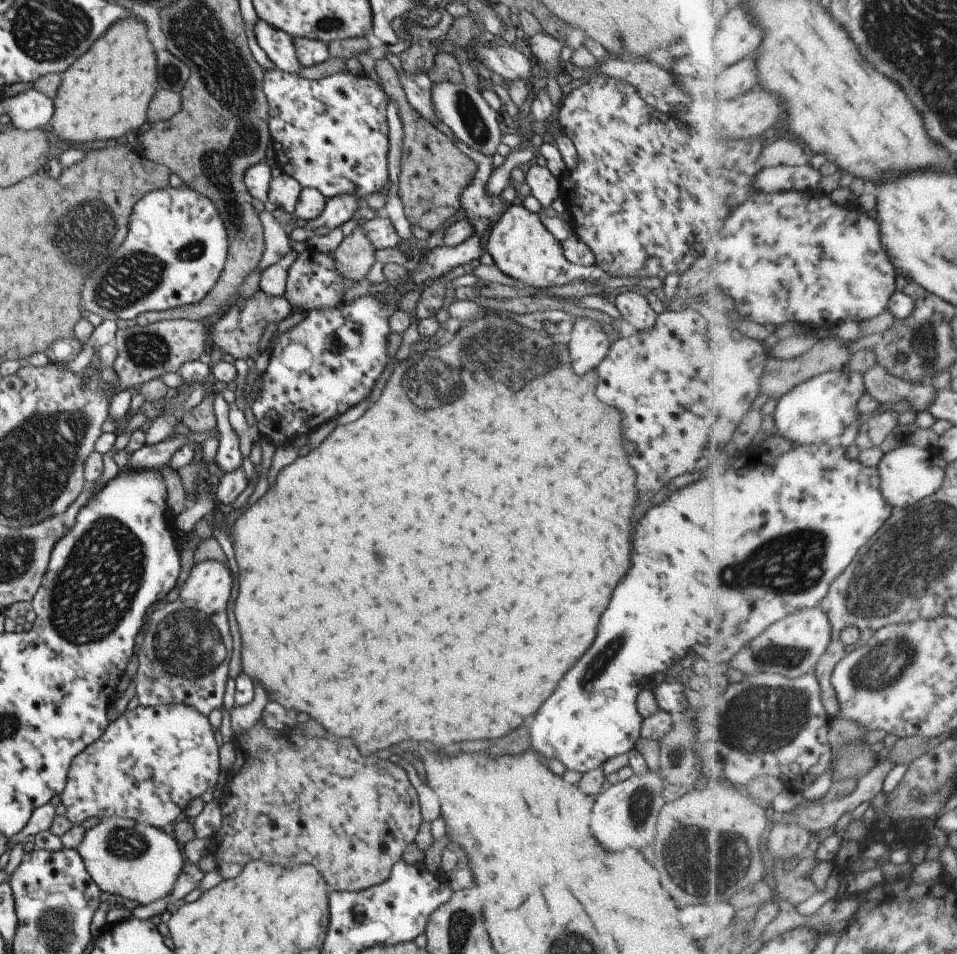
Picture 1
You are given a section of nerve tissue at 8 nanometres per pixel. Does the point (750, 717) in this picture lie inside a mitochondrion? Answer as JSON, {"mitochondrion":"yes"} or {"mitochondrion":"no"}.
{"mitochondrion":"yes"}

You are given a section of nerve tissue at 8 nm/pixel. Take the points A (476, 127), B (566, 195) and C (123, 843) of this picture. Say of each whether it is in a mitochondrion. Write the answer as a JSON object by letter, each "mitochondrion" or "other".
{"A":"mitochondrion","B":"other","C":"mitochondrion"}

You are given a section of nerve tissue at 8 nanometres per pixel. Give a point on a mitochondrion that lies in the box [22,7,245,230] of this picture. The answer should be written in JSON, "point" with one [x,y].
{"point":[173,74]}

